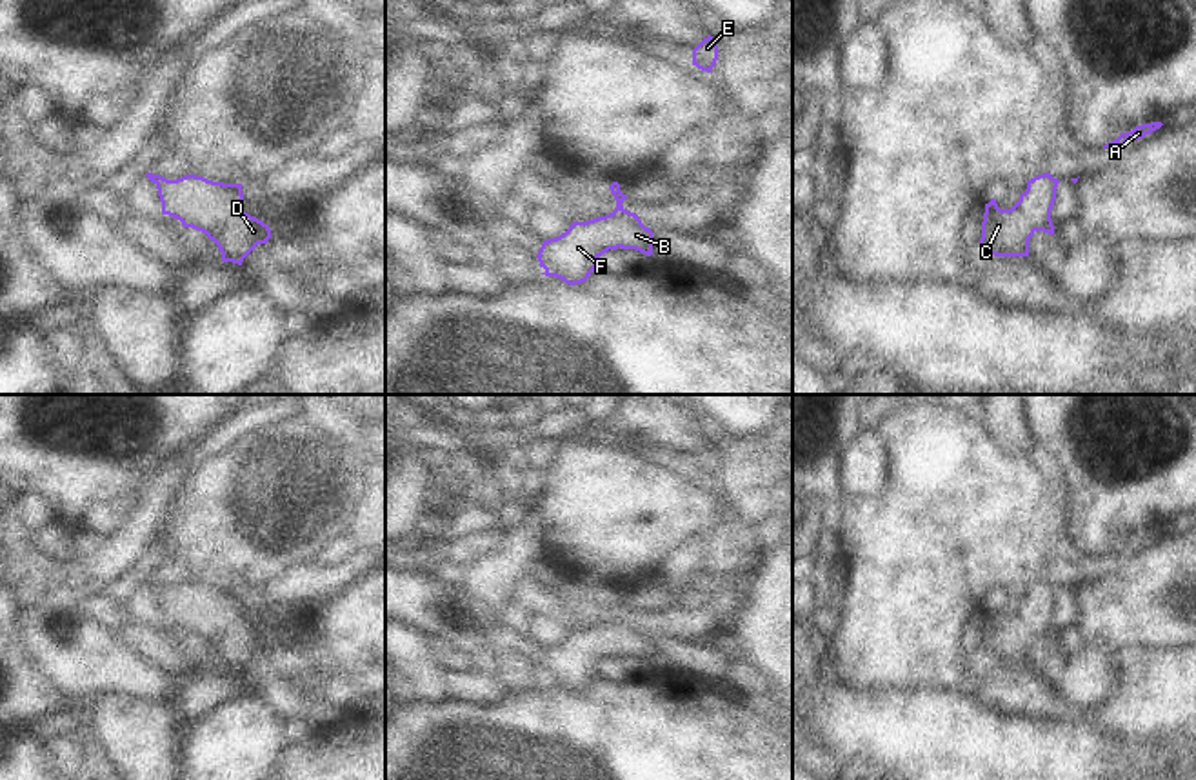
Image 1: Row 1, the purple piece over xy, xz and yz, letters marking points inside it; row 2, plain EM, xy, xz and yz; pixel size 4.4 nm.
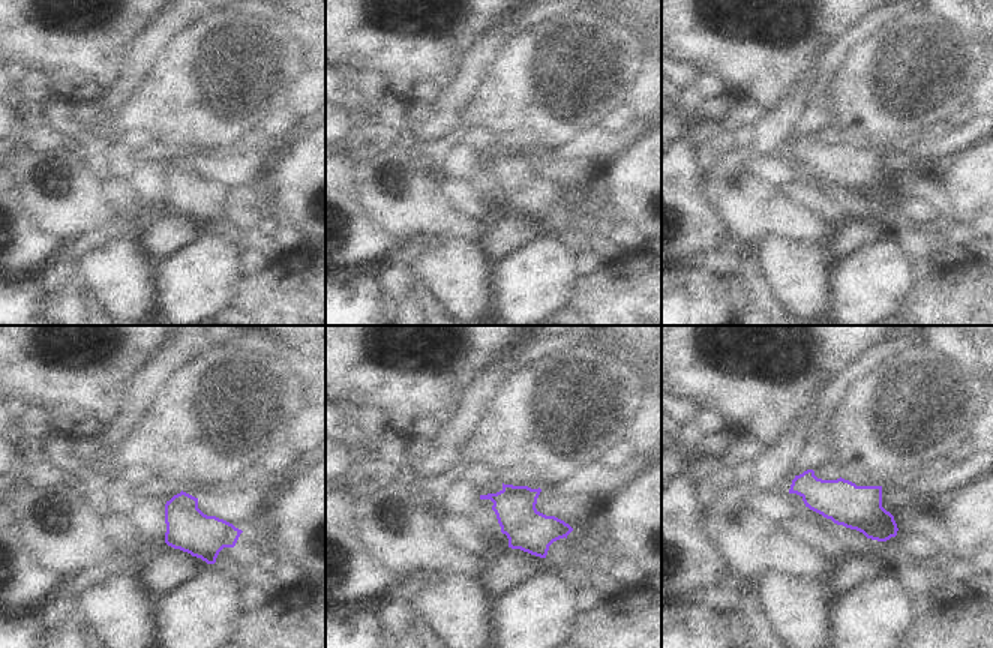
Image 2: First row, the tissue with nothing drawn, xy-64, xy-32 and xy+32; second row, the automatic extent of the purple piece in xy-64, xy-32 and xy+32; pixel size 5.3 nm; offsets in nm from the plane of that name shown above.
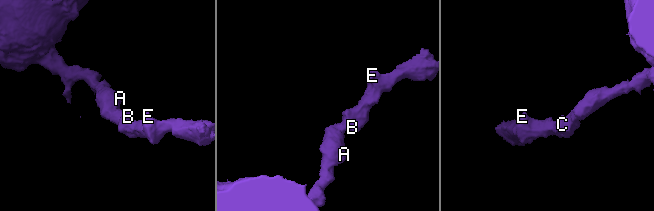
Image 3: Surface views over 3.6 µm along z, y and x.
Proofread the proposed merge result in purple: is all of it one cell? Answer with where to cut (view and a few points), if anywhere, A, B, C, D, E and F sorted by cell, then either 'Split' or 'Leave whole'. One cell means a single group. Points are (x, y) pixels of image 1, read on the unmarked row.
No split. Groups: A B C D E F. Leave whole

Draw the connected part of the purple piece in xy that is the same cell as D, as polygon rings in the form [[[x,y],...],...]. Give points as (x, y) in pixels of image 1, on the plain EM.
[[[153,580],[145,584],[158,596],[162,622],[205,640],[218,653],[222,669],[242,673],[258,651],[267,651],[271,645],[269,633],[240,615],[242,591],[213,589],[196,582],[176,587]]]

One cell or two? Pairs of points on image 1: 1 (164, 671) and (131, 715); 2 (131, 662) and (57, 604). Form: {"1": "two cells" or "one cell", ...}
{"1": "two cells", "2": "one cell"}

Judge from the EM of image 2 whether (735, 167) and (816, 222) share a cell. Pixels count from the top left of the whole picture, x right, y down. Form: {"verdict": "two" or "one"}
{"verdict": "one"}

